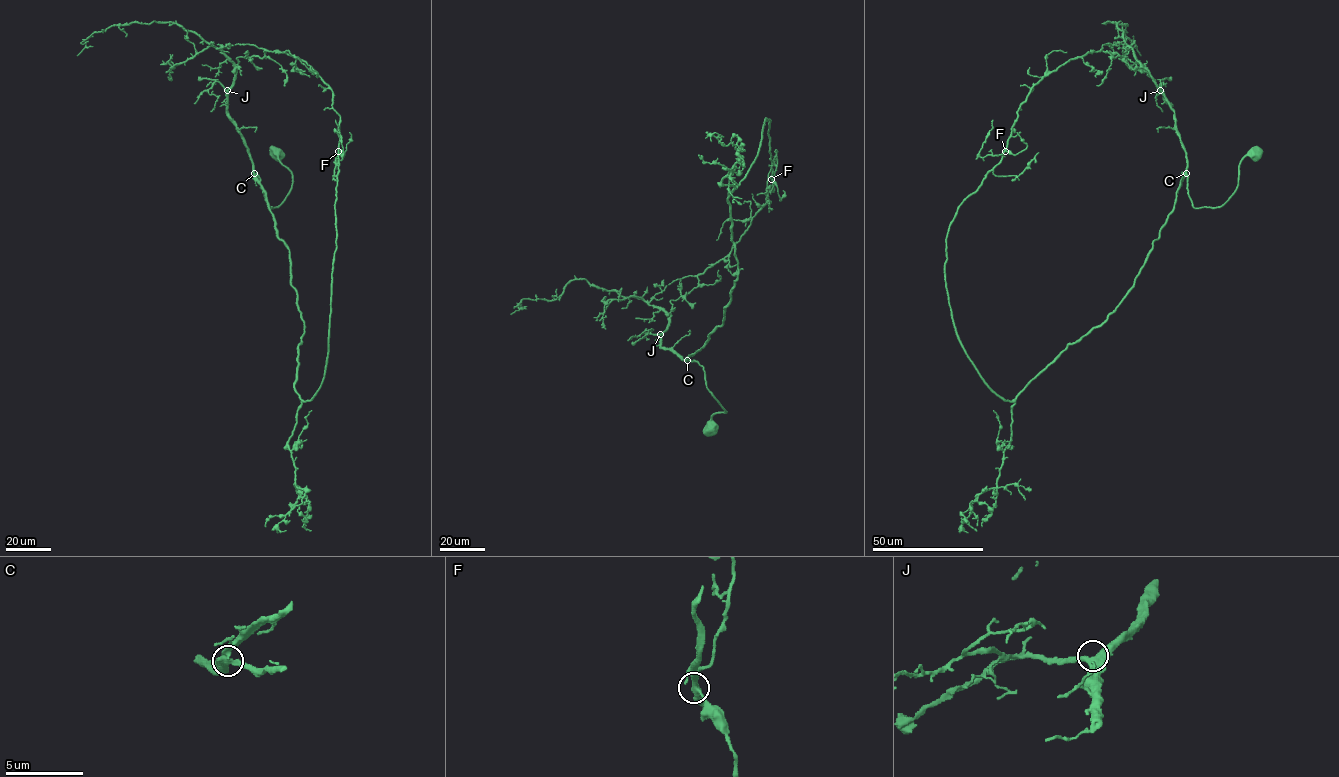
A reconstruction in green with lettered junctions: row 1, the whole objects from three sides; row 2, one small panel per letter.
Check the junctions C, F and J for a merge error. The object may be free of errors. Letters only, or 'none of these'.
none of these

